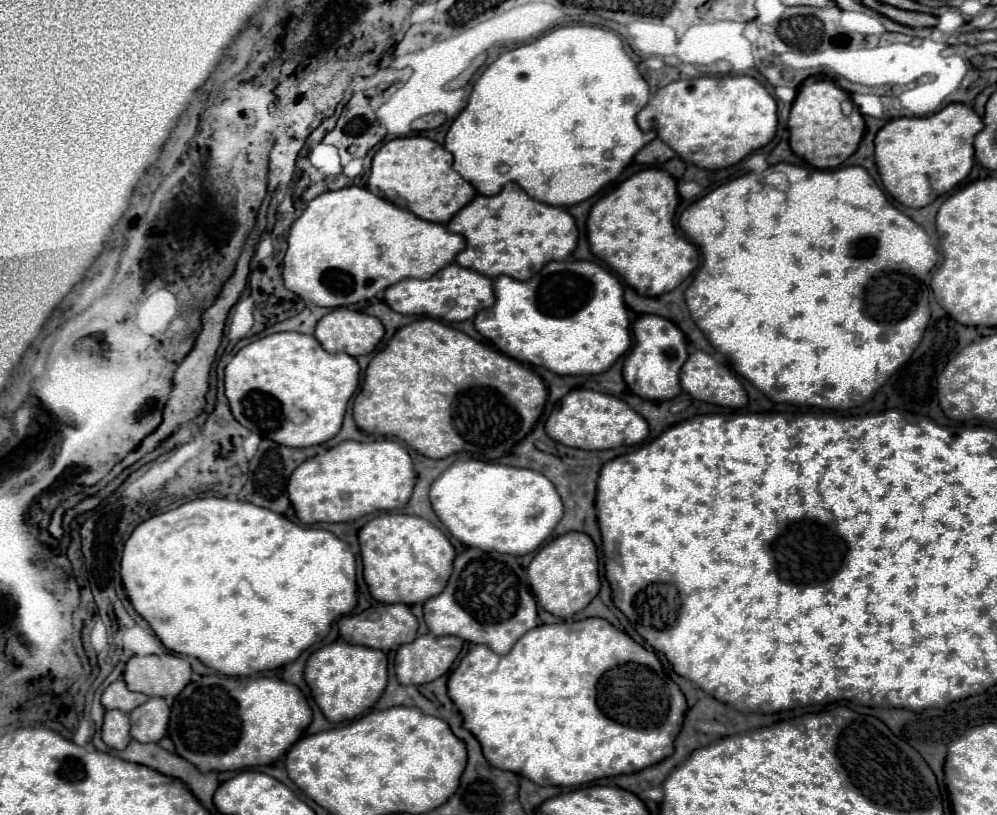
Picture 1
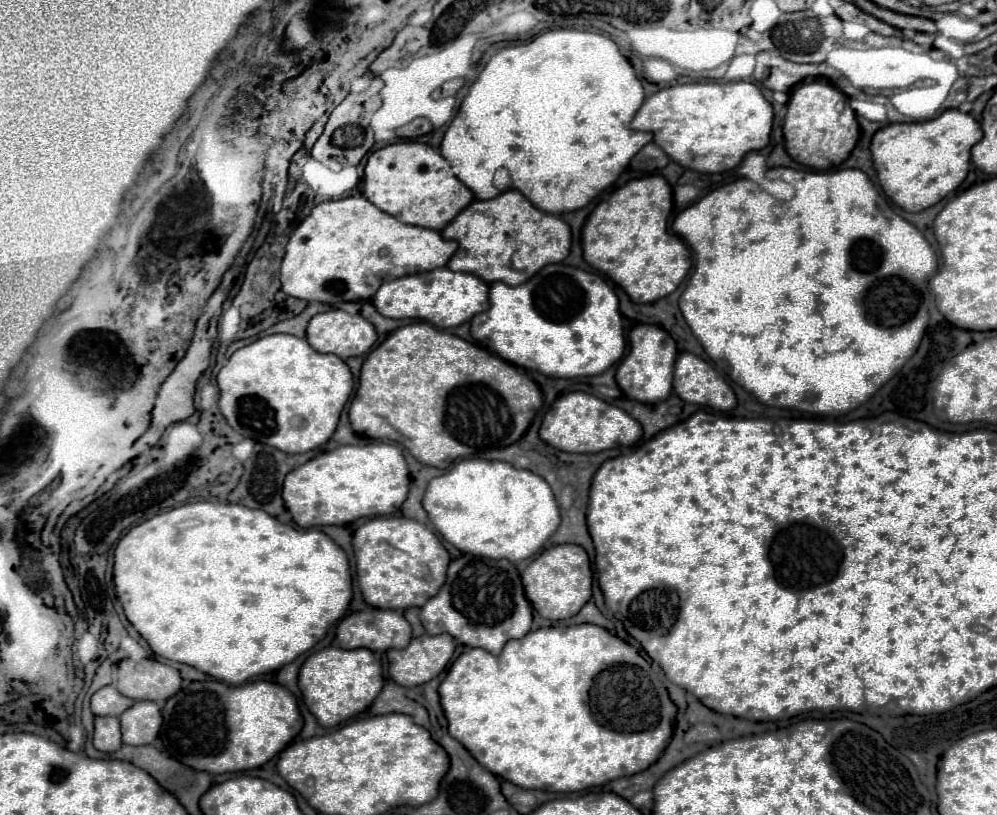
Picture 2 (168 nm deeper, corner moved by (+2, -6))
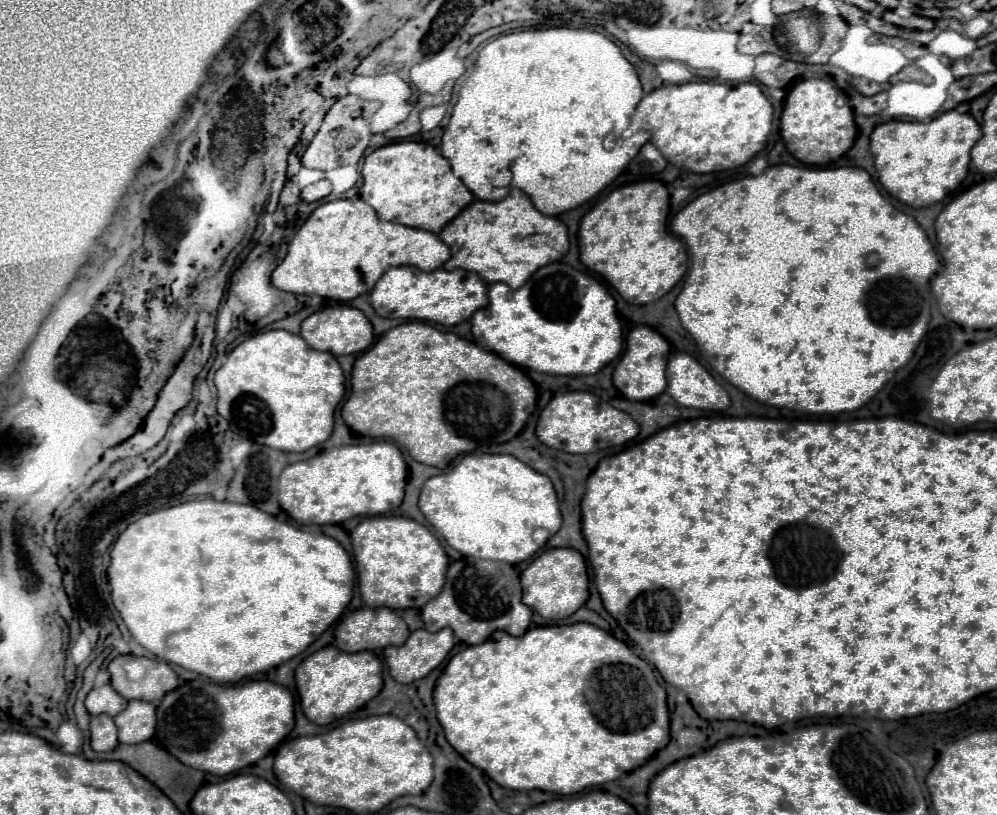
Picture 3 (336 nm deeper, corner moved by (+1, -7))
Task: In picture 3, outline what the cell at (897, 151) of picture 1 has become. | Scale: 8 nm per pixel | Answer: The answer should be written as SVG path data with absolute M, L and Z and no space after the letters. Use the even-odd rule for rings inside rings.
M949 110L927 122L891 120L879 124L870 135L870 152L887 194L913 208L925 208L959 188L968 173L971 148L979 138L981 128L971 114Z

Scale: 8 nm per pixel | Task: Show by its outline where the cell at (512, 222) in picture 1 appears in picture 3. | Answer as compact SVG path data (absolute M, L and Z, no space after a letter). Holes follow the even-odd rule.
M511 188L509 196L505 196L499 202L483 202L483 200L471 202L455 220L451 220L441 230L439 238L451 248L451 258L443 266L445 270L455 270L455 268L473 270L489 284L503 282L503 284L509 284L511 288L519 288L533 272L537 272L537 268L561 260L569 250L567 226L559 218L537 212L531 200L519 188Z

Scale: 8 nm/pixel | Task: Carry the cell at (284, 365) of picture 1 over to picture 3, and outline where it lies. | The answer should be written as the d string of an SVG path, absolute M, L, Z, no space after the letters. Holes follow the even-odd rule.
M269 330L241 342L215 372L217 412L229 422L231 430L247 440L282 452L305 452L325 442L333 432L333 412L345 395L345 378L331 352L317 352L287 330Z

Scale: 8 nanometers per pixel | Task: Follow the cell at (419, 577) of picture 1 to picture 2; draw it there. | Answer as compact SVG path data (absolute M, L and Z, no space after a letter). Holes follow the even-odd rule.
M404 515L368 519L353 534L358 583L368 605L378 609L422 607L432 599L446 579L450 555L440 539L422 523Z

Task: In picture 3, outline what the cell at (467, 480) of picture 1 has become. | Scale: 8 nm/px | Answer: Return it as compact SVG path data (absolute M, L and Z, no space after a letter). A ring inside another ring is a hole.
M465 454L449 472L423 484L419 510L443 540L463 556L509 564L529 560L562 525L551 480L511 454Z

